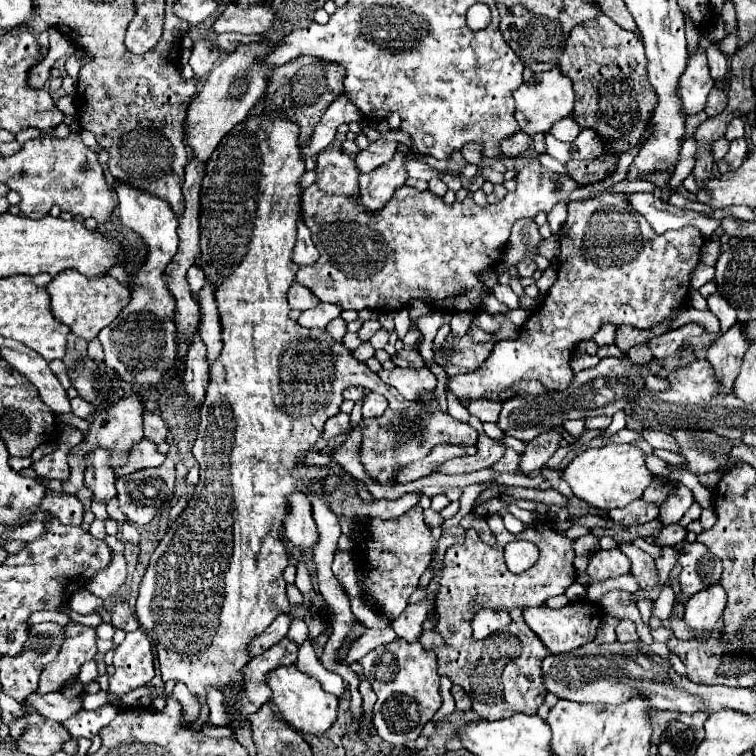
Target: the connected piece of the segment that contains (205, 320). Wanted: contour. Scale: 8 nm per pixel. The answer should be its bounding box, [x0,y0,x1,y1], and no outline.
[198,283,222,363]

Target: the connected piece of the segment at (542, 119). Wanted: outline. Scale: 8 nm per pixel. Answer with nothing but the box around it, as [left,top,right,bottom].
[514,67,574,135]

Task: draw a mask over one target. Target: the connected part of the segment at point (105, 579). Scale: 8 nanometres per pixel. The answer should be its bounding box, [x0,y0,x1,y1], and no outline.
[86,537,126,597]

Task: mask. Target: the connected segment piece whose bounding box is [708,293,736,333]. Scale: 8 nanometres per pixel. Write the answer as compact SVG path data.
M718 293L710 295L710 297L708 297L708 307L710 307L710 311L718 317L718 321L720 321L720 331L722 331L722 333L726 333L726 331L736 323L736 313L734 313L734 309L726 303L726 299L724 299L722 295L718 295Z

